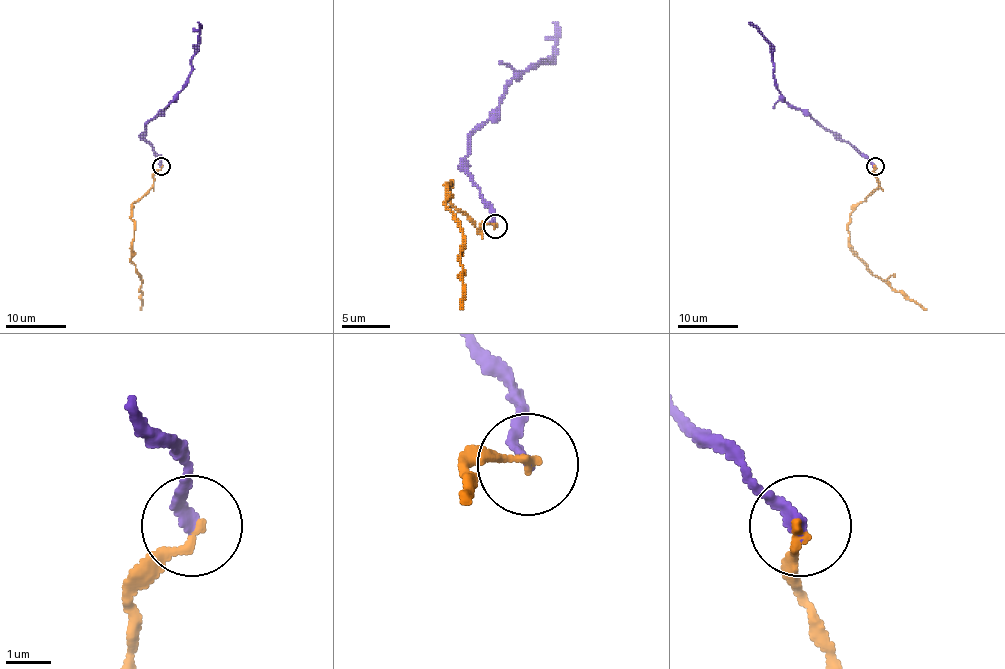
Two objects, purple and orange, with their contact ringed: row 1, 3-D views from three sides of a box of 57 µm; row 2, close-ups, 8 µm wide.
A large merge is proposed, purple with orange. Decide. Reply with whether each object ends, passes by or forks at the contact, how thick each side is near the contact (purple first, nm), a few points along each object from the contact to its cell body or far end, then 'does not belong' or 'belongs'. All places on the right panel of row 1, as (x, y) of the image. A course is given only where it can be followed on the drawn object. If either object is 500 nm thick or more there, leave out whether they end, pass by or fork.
purple ends; orange ends; calibres 240 and 200 nm; course purple (875, 167), (800, 108), (789, 105), (776, 88), (773, 46), (749, 22); course orange (875, 167), (874, 174), (878, 186), (851, 213), (850, 248), (874, 275), (926, 310); does not belong

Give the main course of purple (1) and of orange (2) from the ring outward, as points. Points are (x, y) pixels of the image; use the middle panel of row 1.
1: (494, 226), (470, 178), (467, 139), (499, 105), (504, 88), (528, 66), (548, 61), (553, 22)
2: (494, 226), (484, 224), (480, 231), (448, 200), (446, 187), (453, 183), (446, 204), (463, 234), (460, 309)

